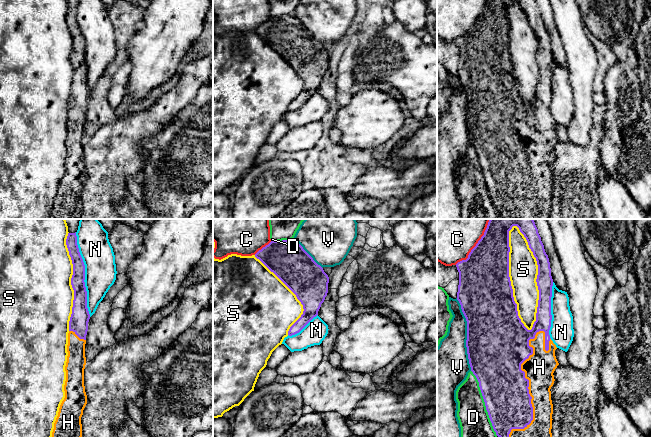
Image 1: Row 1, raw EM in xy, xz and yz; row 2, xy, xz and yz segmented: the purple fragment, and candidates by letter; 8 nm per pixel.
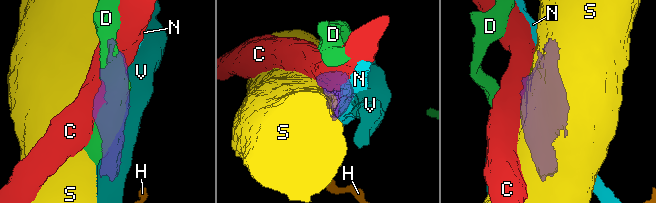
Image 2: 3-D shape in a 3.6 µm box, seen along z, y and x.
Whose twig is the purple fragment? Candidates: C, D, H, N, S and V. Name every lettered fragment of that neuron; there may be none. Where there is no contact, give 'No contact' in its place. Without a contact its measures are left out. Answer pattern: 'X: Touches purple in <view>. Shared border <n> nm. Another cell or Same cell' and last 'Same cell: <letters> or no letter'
C: Touches purple in yz. Shared border 420 nm. Another cell
D: Touches purple in yz. Shared border 550 nm. Another cell
H: Touches purple in yz. Shared border 950 nm. Same cell
N: Touches purple in xy. Shared border 700 nm. Another cell
S: Touches purple in yz. Shared border 850 nm. Another cell
V: Touches purple in yz. Shared border 600 nm. Another cell
Same cell: H

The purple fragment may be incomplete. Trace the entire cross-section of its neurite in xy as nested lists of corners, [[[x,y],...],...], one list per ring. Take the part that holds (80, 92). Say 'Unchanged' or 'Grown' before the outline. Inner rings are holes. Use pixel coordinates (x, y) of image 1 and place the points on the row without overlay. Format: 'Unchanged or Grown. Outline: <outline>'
Grown. Outline: [[[76,8],[68,9],[66,21],[73,40],[71,61],[74,66],[74,76],[69,97],[65,174],[60,181],[49,219],[80,219],[82,213],[81,193],[87,180],[84,145],[90,90],[87,84],[87,67],[84,58],[85,41],[77,21]]]

